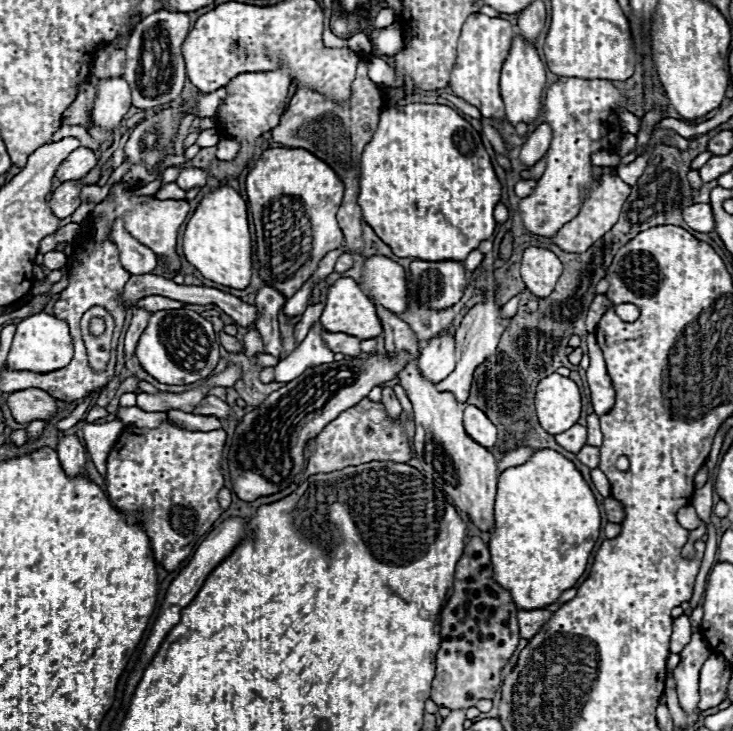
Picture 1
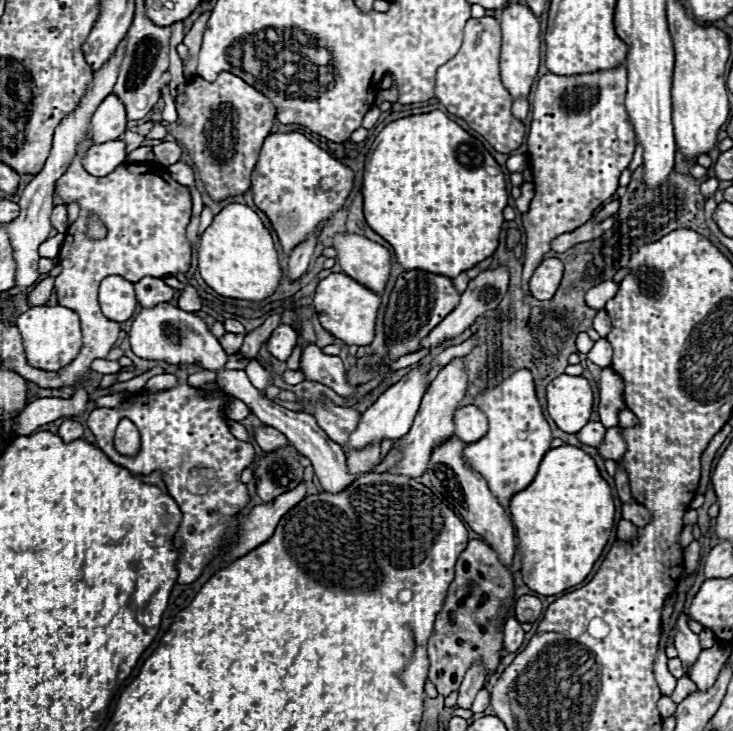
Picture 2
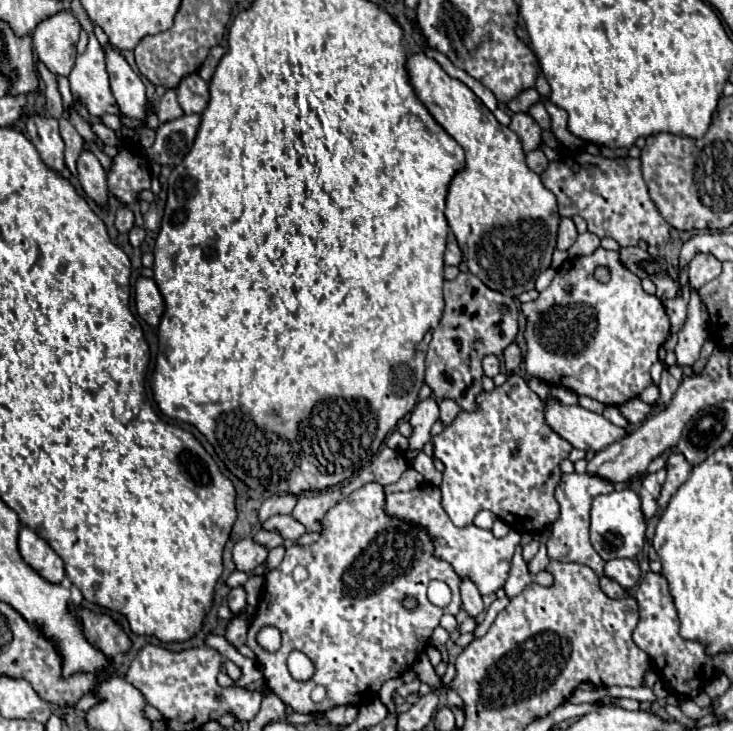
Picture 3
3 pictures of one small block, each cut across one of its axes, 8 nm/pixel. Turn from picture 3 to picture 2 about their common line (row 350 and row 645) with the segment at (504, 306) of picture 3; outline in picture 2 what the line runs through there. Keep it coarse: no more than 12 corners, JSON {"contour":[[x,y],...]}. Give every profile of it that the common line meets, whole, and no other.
{"contour":[[482,540],[458,556],[428,640],[428,680],[458,690],[500,658],[512,576]]}

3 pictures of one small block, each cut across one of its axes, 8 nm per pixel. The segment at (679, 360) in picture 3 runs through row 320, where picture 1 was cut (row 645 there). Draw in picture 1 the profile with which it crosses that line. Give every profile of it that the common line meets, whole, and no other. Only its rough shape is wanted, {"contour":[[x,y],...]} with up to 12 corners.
{"contour":[[700,632],[674,670],[680,706],[698,708],[698,674],[712,650]]}

